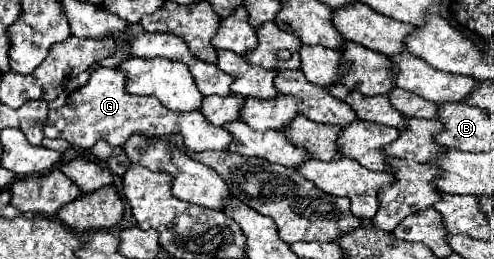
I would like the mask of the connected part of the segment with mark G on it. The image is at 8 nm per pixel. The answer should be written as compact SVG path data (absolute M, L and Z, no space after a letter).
M98 67L96 71L92 71L90 81L72 95L68 95L64 107L50 111L44 127L46 137L52 139L60 137L82 149L90 149L98 139L106 139L110 145L124 145L126 139L134 133L148 137L180 133L188 151L208 151L208 149L226 151L226 147L232 143L232 135L224 127L214 127L200 111L178 113L166 109L154 97L130 95L126 91L126 75L122 75L118 67L114 69Z

